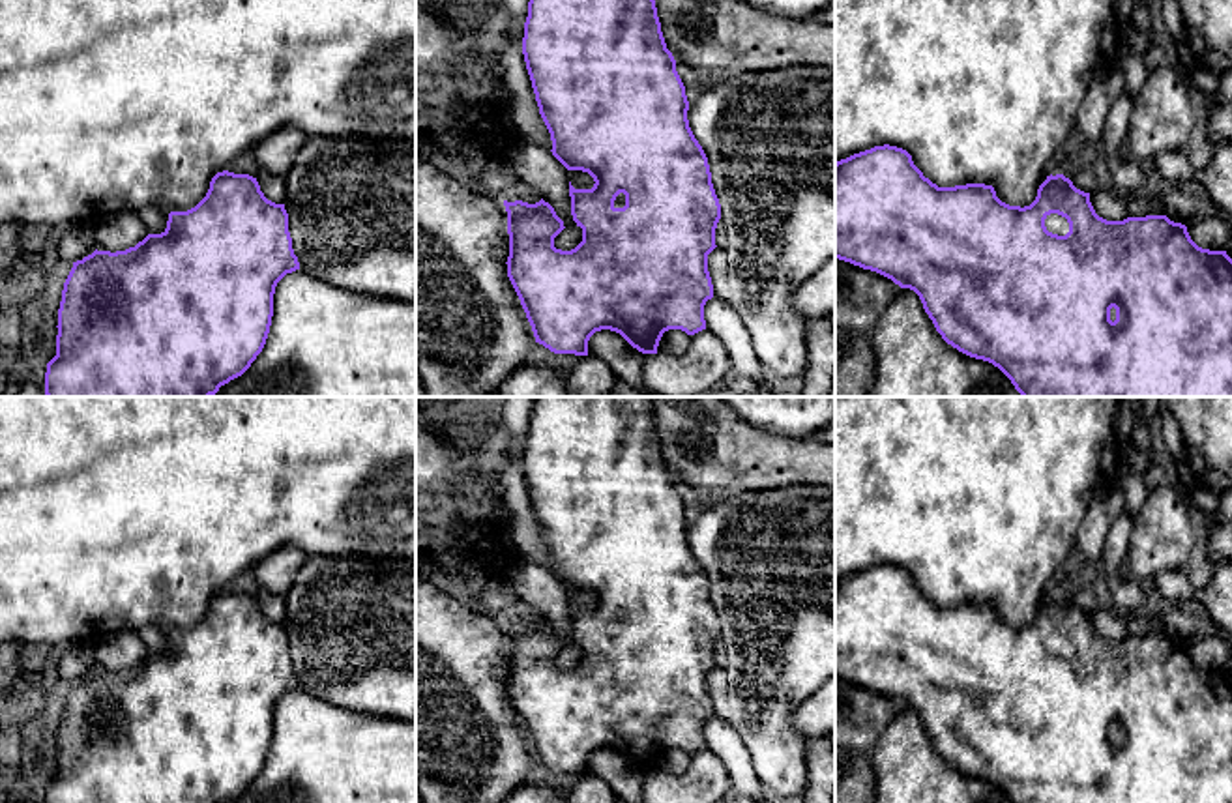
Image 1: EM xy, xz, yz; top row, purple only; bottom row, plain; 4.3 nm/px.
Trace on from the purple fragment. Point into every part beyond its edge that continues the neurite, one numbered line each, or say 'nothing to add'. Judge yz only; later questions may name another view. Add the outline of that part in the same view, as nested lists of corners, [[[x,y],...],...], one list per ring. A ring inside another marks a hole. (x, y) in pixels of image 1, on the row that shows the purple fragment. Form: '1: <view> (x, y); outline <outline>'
1: yz (1055, 223); outline [[[1058,213],[1047,215],[1045,226],[1049,232],[1058,234],[1058,236],[1065,236],[1069,232],[1067,219]]]

